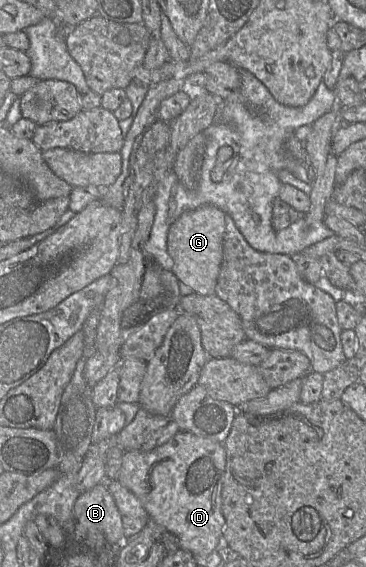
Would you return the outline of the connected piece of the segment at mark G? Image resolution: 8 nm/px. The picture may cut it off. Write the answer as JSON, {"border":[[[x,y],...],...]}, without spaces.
{"border":[[[203,205],[184,212],[170,227],[167,237],[168,253],[173,259],[172,272],[195,293],[213,295],[223,260],[223,240],[226,214],[213,205]]]}

